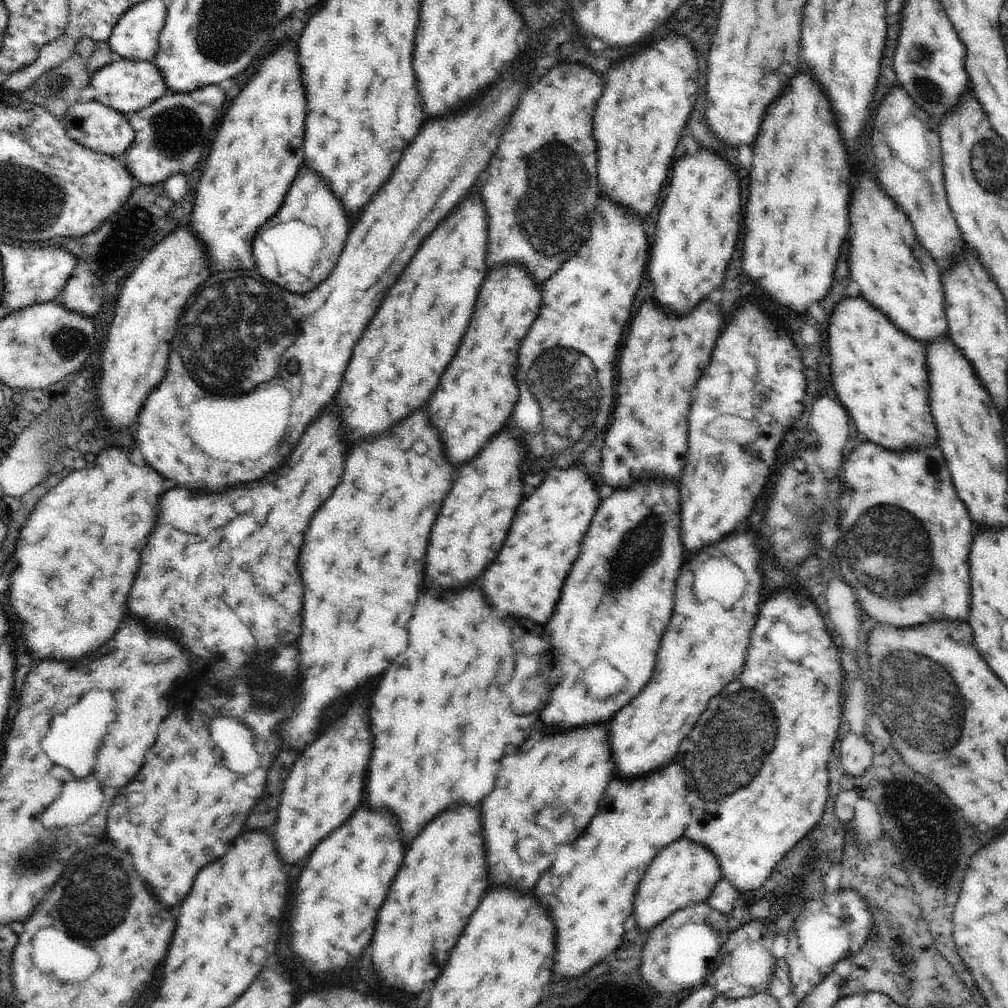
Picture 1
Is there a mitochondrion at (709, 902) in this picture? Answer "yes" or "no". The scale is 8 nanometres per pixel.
no

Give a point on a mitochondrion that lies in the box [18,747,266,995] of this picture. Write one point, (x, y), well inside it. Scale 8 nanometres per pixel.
(101, 899)

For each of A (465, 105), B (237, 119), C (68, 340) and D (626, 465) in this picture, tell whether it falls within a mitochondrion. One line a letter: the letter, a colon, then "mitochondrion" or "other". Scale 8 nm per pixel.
A: other
B: other
C: mitochondrion
D: other

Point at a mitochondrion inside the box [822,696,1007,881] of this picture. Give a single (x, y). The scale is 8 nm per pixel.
(908, 817)

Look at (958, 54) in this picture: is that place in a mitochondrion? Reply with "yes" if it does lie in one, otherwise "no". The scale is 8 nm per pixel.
no

